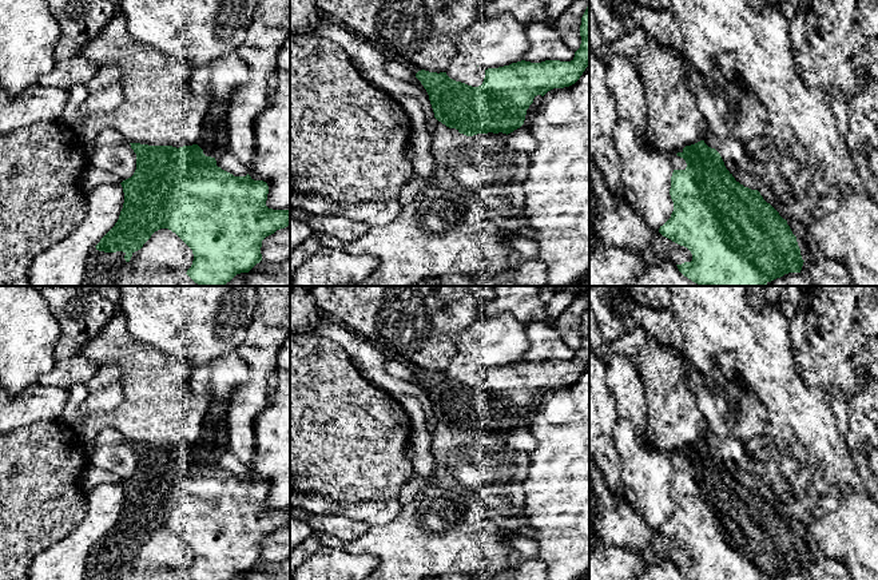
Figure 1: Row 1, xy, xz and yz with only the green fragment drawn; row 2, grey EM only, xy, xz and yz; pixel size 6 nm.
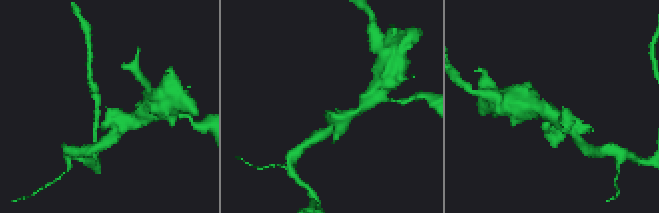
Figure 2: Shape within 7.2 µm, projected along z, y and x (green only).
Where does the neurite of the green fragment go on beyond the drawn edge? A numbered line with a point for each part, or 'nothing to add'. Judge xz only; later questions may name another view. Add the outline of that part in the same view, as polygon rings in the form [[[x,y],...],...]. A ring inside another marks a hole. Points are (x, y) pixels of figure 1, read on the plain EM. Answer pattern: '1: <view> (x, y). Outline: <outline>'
1: xz (463, 368). Outline: [[[458,353],[450,361],[446,374],[456,381],[478,386],[484,381],[485,369],[478,366],[470,357]]]

